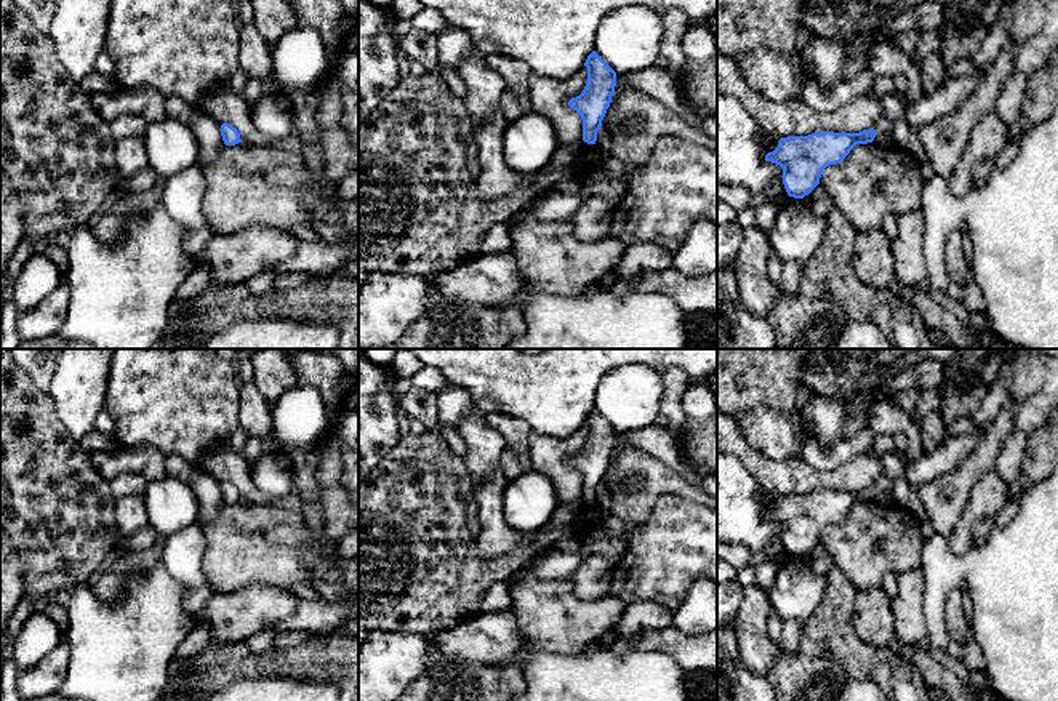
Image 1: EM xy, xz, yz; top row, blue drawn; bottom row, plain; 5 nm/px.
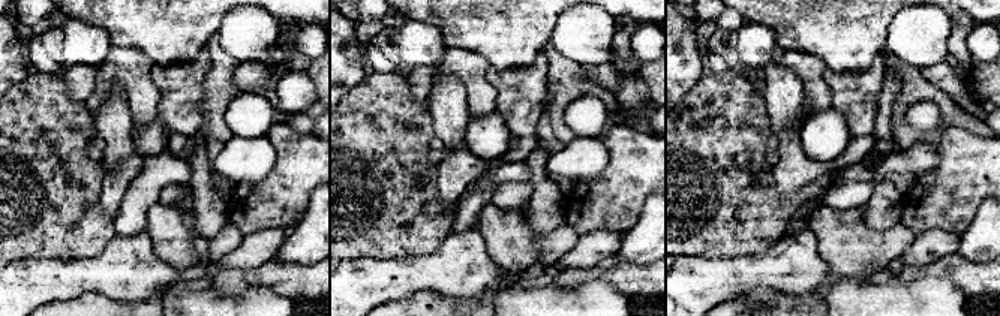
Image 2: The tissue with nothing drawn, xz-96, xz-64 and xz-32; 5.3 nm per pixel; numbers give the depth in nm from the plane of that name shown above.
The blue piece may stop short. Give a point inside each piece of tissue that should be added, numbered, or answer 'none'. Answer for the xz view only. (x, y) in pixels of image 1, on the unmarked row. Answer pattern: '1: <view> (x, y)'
none

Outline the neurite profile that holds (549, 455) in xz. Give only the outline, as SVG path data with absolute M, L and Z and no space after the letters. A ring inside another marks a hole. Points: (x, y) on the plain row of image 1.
M586 424L567 439L546 437L535 432L528 437L533 471L552 482L560 503L573 503L583 498L583 477L568 464L568 459L583 451L586 440Z

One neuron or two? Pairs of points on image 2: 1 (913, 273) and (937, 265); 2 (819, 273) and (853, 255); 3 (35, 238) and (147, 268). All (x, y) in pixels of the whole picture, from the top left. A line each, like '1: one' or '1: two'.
1: one
2: two
3: two

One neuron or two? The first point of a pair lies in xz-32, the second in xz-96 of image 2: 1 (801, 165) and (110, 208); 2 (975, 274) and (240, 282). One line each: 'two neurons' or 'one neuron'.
1: one neuron
2: one neuron

